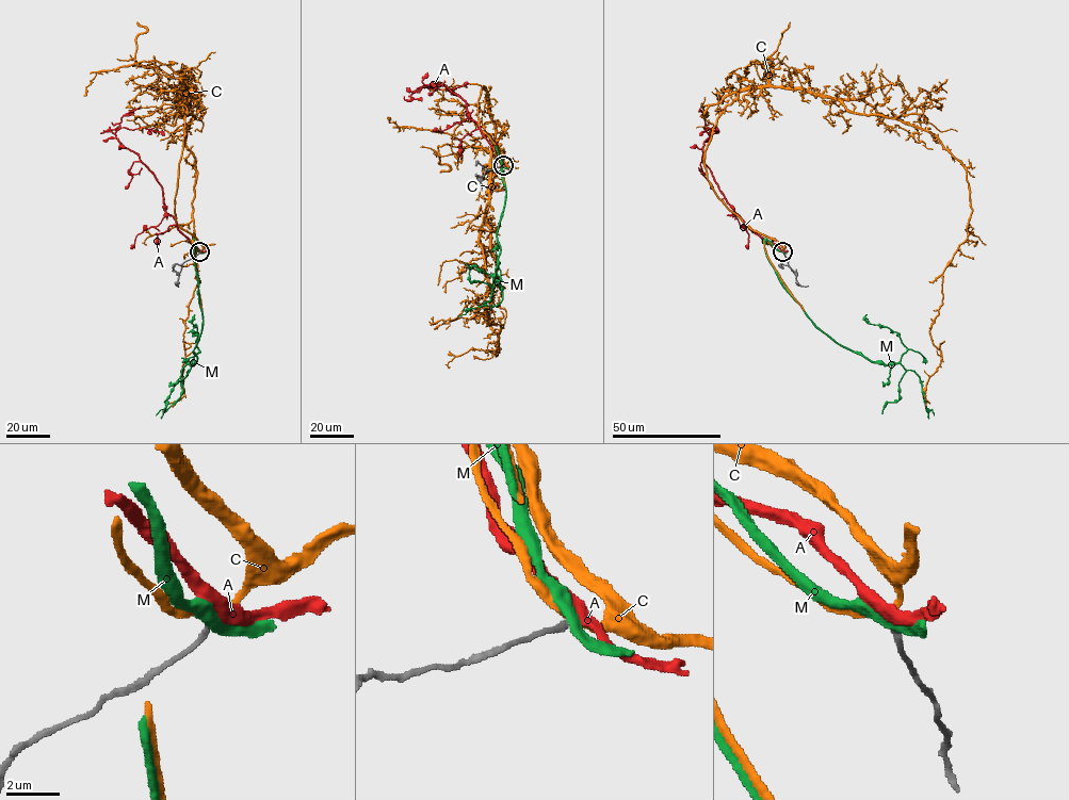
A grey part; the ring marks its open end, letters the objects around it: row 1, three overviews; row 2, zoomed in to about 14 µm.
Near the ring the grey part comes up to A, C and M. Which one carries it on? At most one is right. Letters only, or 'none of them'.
A

